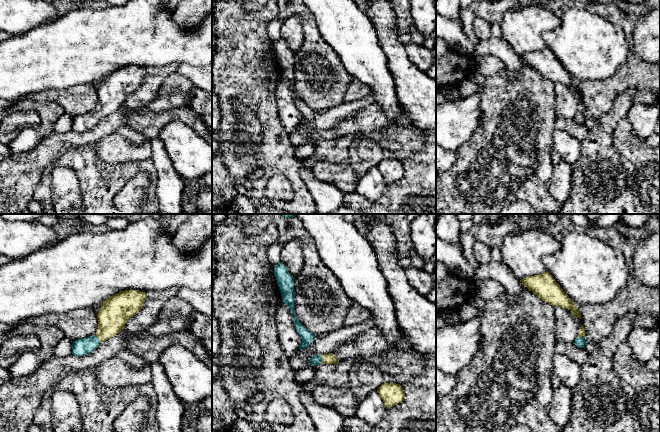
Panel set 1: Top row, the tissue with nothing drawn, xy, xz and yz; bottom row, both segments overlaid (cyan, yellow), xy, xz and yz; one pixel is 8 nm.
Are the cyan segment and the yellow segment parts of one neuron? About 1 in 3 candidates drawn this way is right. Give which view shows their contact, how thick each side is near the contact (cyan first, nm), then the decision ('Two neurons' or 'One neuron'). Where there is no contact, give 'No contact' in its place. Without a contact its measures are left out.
Touches cyan in xz. Thickness 80 nm (cyan) against 90 nm. One neuron

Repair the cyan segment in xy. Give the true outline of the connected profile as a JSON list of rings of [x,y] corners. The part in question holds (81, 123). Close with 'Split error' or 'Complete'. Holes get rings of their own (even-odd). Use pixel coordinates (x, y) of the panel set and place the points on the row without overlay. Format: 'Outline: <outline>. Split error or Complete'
Outline: [[[125,66],[106,75],[97,89],[97,109],[72,118],[72,130],[85,132],[93,128],[101,118],[121,108],[129,94],[137,90],[148,70],[139,66]]]. Split error

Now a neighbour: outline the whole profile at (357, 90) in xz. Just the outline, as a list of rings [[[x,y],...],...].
[[[353,78],[346,94],[344,97],[344,102],[353,102],[367,97],[371,93],[371,88],[359,81],[356,78]]]

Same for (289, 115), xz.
[[[285,79],[276,87],[276,101],[281,125],[289,135],[299,125],[302,115],[294,102],[290,84]]]

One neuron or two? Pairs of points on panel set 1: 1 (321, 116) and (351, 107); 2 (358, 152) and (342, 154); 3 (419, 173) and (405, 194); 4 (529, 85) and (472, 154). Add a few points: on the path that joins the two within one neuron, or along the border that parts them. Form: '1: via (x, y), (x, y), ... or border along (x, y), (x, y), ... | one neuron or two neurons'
1: via (328, 116), (344, 111) | one neuron
2: border along (364, 135), (358, 136), (350, 146), (350, 164) | two neurons
3: via (419, 178), (410, 189) | one neuron
4: via (510, 98), (496, 115), (496, 123), (491, 135) | one neuron

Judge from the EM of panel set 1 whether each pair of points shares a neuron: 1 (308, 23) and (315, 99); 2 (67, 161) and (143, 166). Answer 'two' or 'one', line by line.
1: one
2: one

